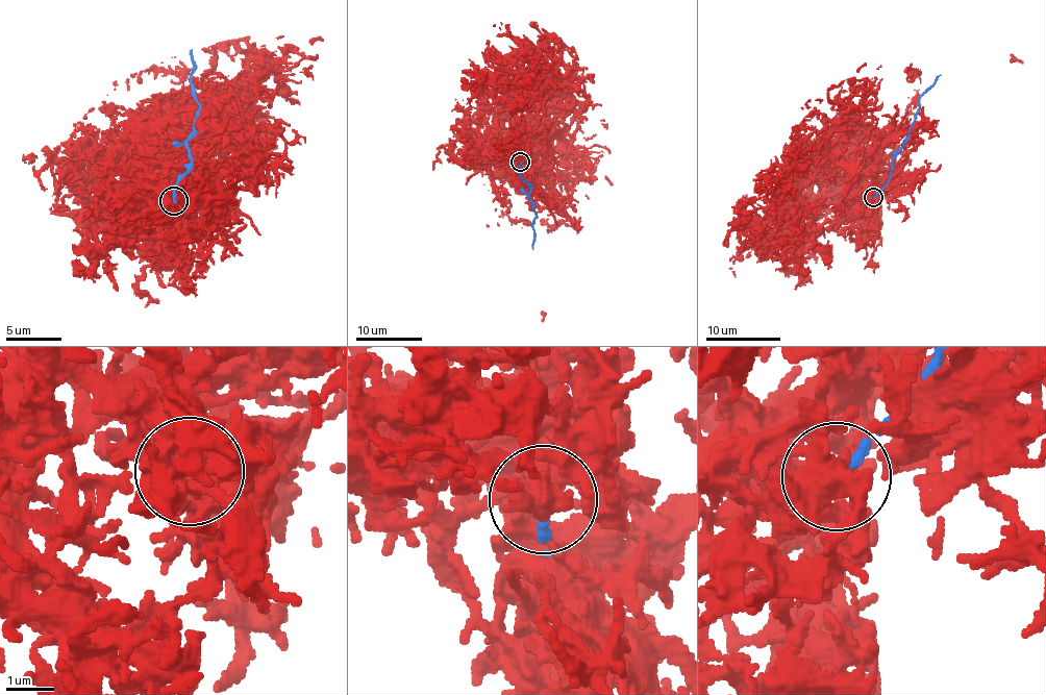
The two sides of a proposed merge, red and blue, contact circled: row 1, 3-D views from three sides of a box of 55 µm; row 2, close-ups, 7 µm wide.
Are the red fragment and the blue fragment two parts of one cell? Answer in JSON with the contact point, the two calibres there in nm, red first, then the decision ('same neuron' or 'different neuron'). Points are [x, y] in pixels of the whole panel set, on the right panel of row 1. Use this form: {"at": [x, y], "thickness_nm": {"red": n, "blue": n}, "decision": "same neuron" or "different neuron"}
{"at": [873, 197], "thickness_nm": {"red": 180, "blue": 180}, "decision": "different neuron"}

